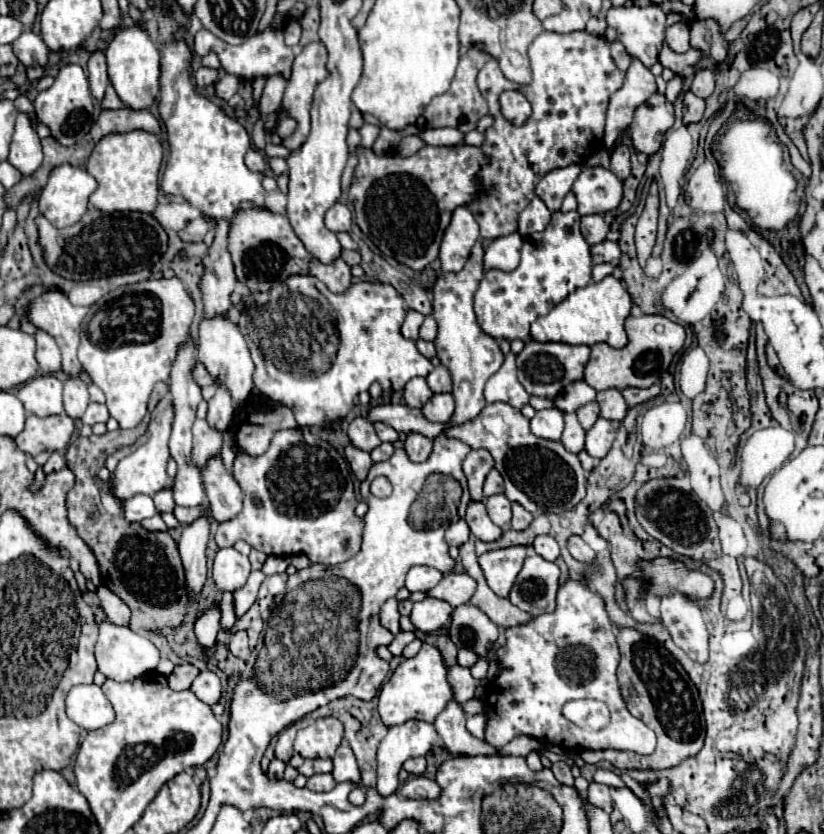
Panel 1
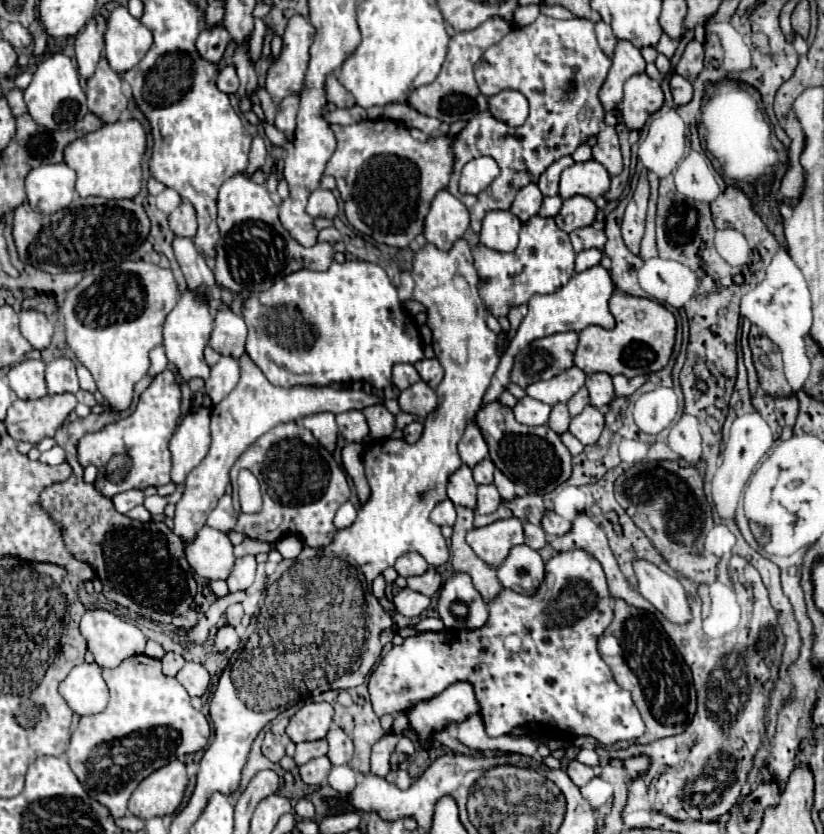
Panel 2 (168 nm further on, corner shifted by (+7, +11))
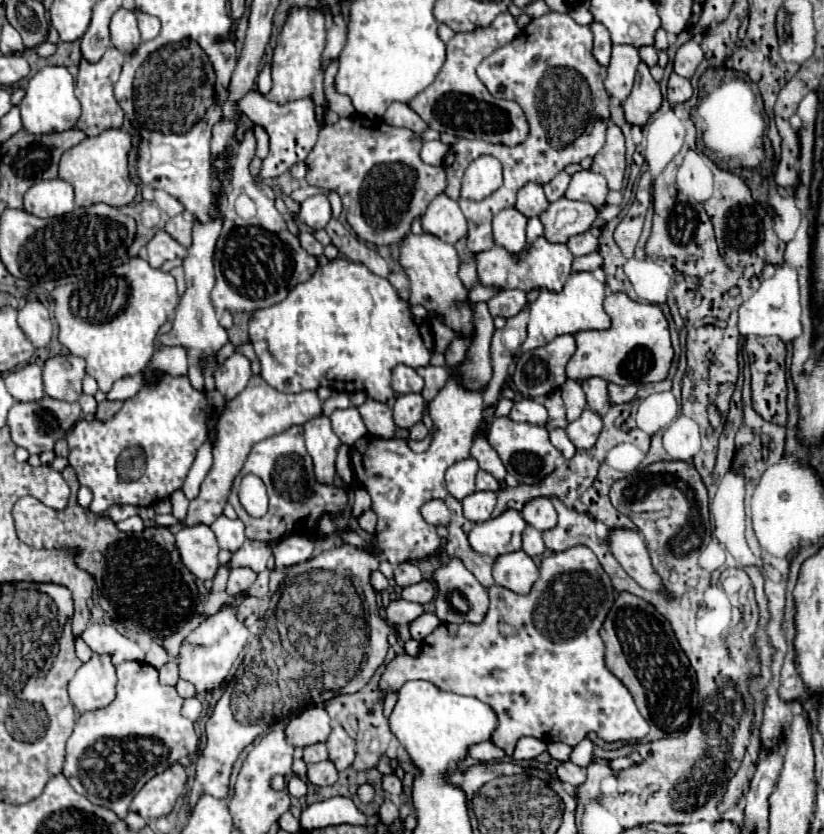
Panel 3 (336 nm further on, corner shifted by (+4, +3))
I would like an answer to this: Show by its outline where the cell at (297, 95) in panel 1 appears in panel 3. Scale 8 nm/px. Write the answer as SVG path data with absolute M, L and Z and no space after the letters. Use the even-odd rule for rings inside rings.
M295 7L289 11L289 17L279 33L277 47L271 59L271 77L273 87L267 93L269 101L287 103L303 97L311 97L317 107L321 107L321 115L325 113L325 97L321 87L321 53L325 47L325 17L319 9Z

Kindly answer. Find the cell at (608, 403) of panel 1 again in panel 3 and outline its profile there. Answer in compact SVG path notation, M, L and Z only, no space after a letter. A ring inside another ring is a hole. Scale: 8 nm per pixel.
M591 377L591 379L585 379L581 383L581 387L585 389L585 395L587 395L587 407L595 413L603 413L611 401L609 401L609 393L607 393L607 381L601 379L601 377Z

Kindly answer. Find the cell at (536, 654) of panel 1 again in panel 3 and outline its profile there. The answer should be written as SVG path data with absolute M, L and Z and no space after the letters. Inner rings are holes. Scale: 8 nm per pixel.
M573 547L545 557L539 567L539 579L529 595L517 595L505 587L489 589L489 611L479 625L439 625L423 643L419 655L397 655L383 671L379 689L383 695L397 693L403 683L423 679L437 685L437 689L471 695L485 701L497 713L497 729L491 741L513 755L515 743L521 737L535 737L545 743L561 741L571 747L579 745L587 733L595 731L607 743L635 743L649 733L647 721L635 707L627 687L605 667L603 641L599 629L613 607L617 591L609 575L599 565L599 559L589 547Z

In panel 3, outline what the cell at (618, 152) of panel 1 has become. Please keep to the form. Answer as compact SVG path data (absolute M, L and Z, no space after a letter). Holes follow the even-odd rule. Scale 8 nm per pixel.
M609 125L607 141L603 149L593 157L591 171L601 173L607 179L609 189L621 189L625 173L625 139L617 125Z

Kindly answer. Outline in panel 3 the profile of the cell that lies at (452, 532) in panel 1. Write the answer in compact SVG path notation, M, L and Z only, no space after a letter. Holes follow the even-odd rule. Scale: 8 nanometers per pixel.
M439 499L425 503L425 505L421 507L421 515L423 515L423 519L425 519L427 523L431 523L431 525L435 525L435 527L439 527L439 525L449 525L449 517L451 517L449 507L445 505L445 501L439 501Z

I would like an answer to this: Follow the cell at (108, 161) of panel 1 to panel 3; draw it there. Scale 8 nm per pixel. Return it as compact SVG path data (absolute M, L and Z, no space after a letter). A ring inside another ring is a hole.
M107 129L97 137L87 137L79 145L63 153L59 163L59 177L75 187L75 205L89 207L95 203L107 203L113 207L129 205L137 195L137 185L129 175L129 151L133 147L133 135L123 129Z

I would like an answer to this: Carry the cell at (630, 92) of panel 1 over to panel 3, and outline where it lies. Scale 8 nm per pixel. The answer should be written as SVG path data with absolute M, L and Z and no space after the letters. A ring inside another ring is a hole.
M613 45L611 65L607 67L609 75L605 79L605 89L613 99L617 99L617 101L627 99L627 95L633 89L633 79L635 79L639 63L641 63L641 59L639 59L639 53L635 47Z

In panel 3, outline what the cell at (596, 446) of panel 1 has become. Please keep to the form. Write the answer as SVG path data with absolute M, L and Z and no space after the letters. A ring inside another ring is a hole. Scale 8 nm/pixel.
M585 409L585 413L577 421L571 421L565 431L577 449L591 449L601 429L603 429L601 417L595 411Z

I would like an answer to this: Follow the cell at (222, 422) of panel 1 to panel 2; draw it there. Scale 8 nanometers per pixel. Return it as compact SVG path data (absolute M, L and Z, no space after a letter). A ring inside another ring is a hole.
M222 355L220 361L212 367L210 379L206 381L206 393L210 395L212 403L216 405L222 401L238 383L240 379L240 363L234 357Z

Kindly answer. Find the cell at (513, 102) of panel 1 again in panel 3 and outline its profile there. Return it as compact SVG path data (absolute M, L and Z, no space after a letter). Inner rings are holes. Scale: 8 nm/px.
M501 13L489 27L475 29L471 33L455 33L455 37L447 43L447 61L425 91L421 91L409 107L435 131L451 133L455 137L465 139L485 139L489 143L503 145L519 145L527 139L529 125L523 109L515 101L503 101L491 97L485 85L477 79L475 67L489 57L493 51L505 47L519 33L515 17L511 13Z

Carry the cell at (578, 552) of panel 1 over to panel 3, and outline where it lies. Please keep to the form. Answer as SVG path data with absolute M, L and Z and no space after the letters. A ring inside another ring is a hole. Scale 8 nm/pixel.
M541 497L541 499L529 501L523 507L521 515L537 531L549 531L549 529L557 527L557 511L555 511L555 507L553 507L553 503L549 499Z

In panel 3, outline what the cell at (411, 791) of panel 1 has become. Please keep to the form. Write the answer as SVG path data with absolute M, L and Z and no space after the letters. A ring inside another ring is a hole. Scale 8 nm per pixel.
M391 773L391 775L385 775L383 777L383 789L387 793L391 793L393 797L399 797L401 795L401 789L403 789L403 783L401 783L401 779L395 773Z

